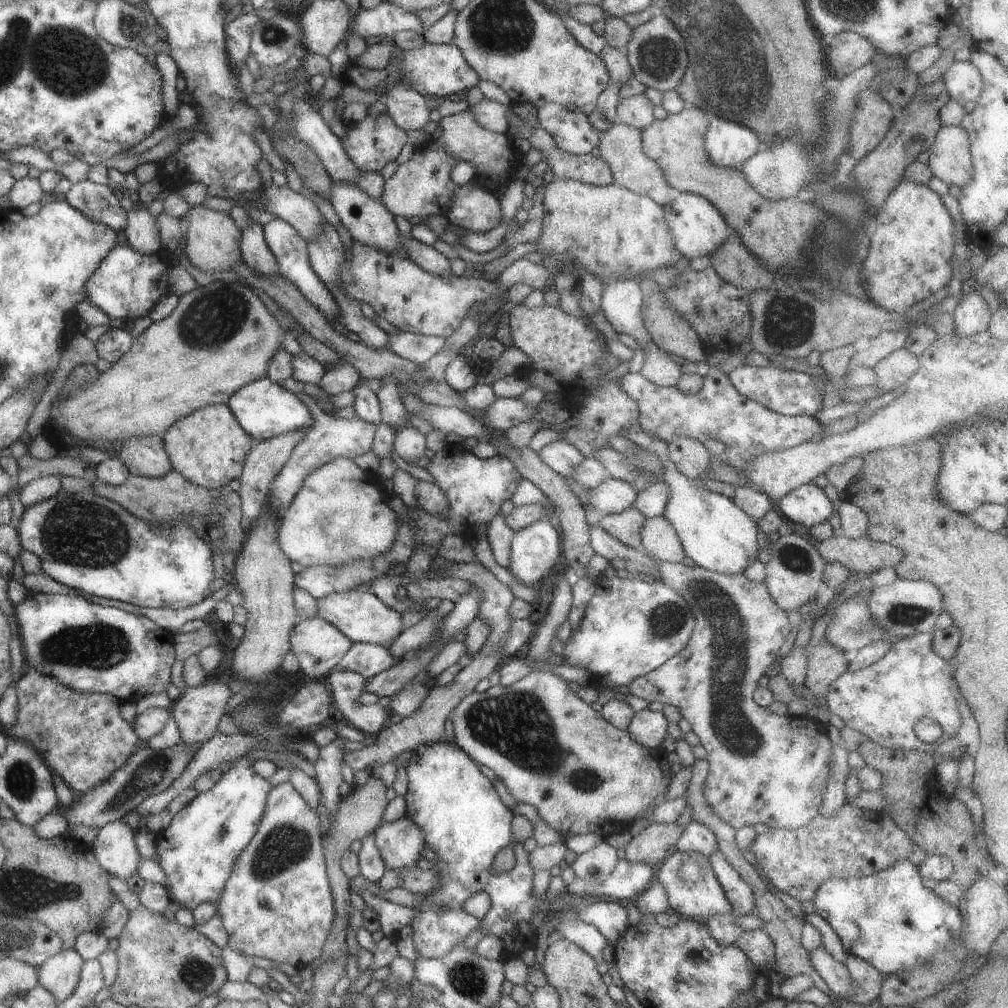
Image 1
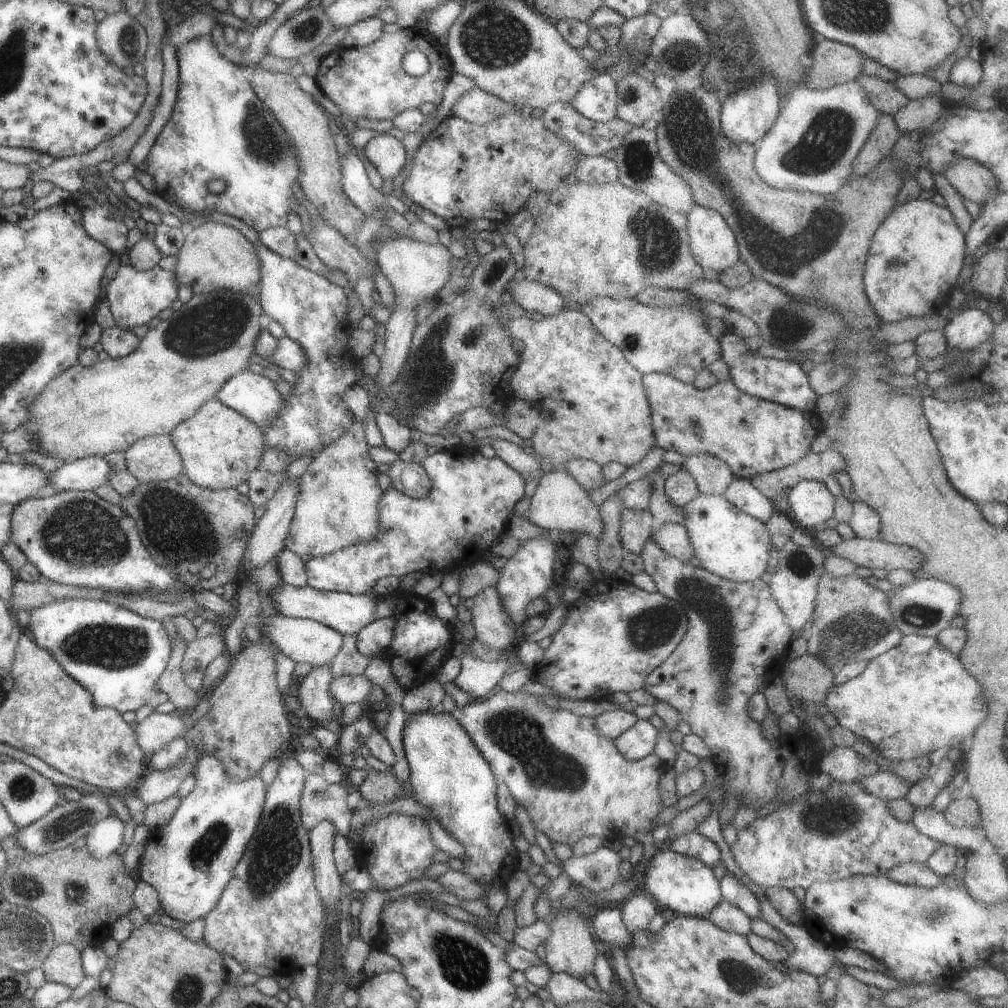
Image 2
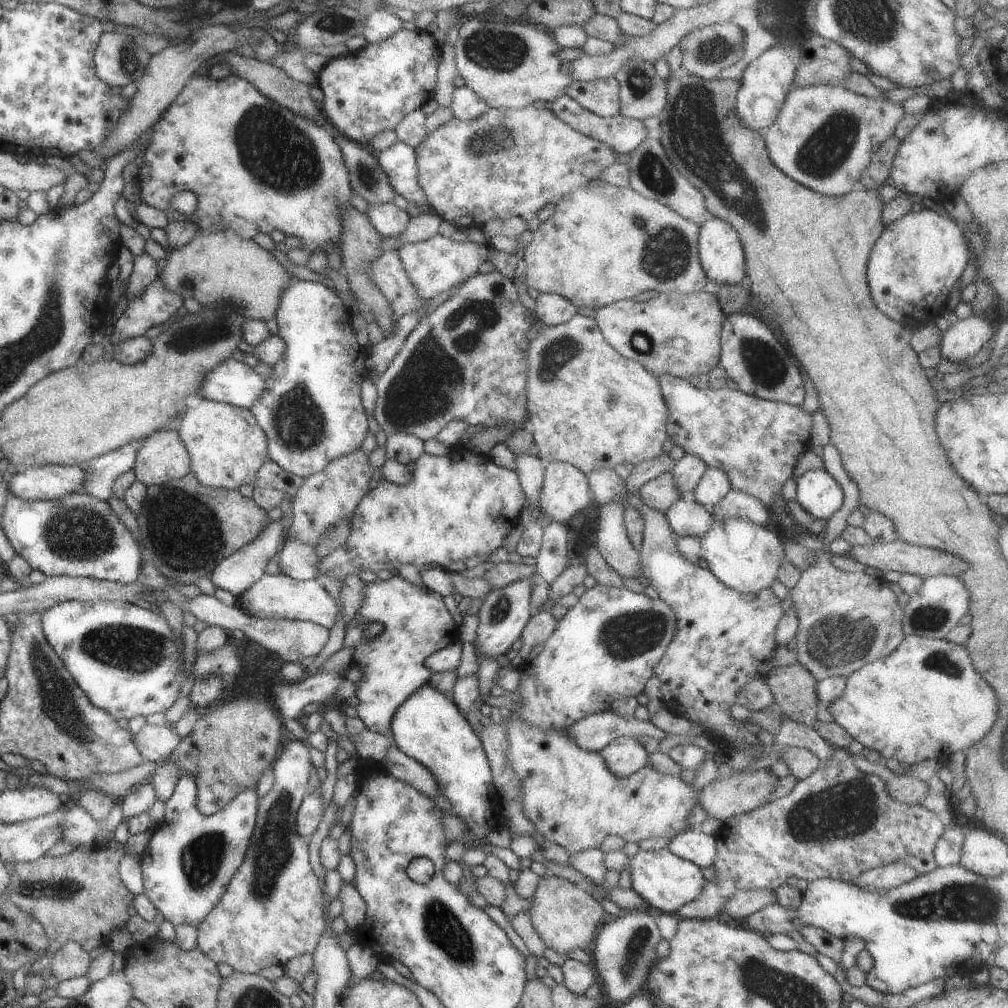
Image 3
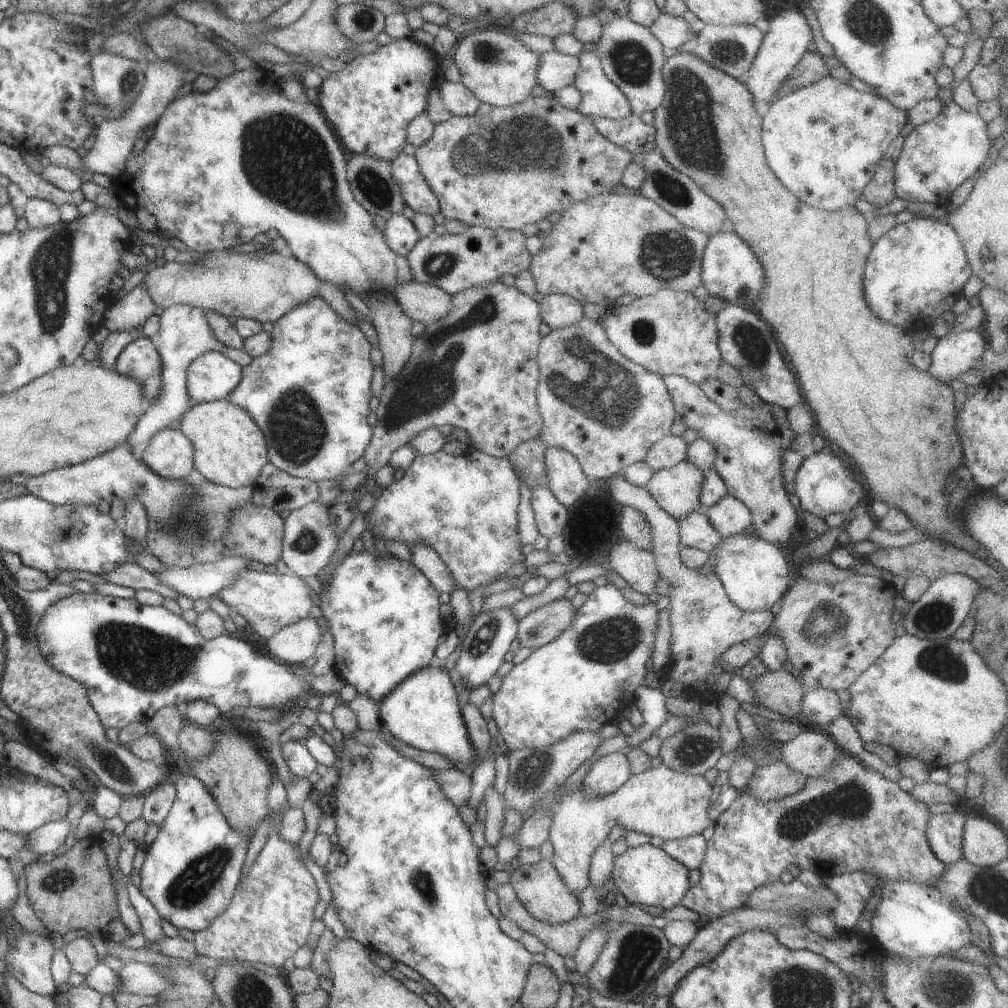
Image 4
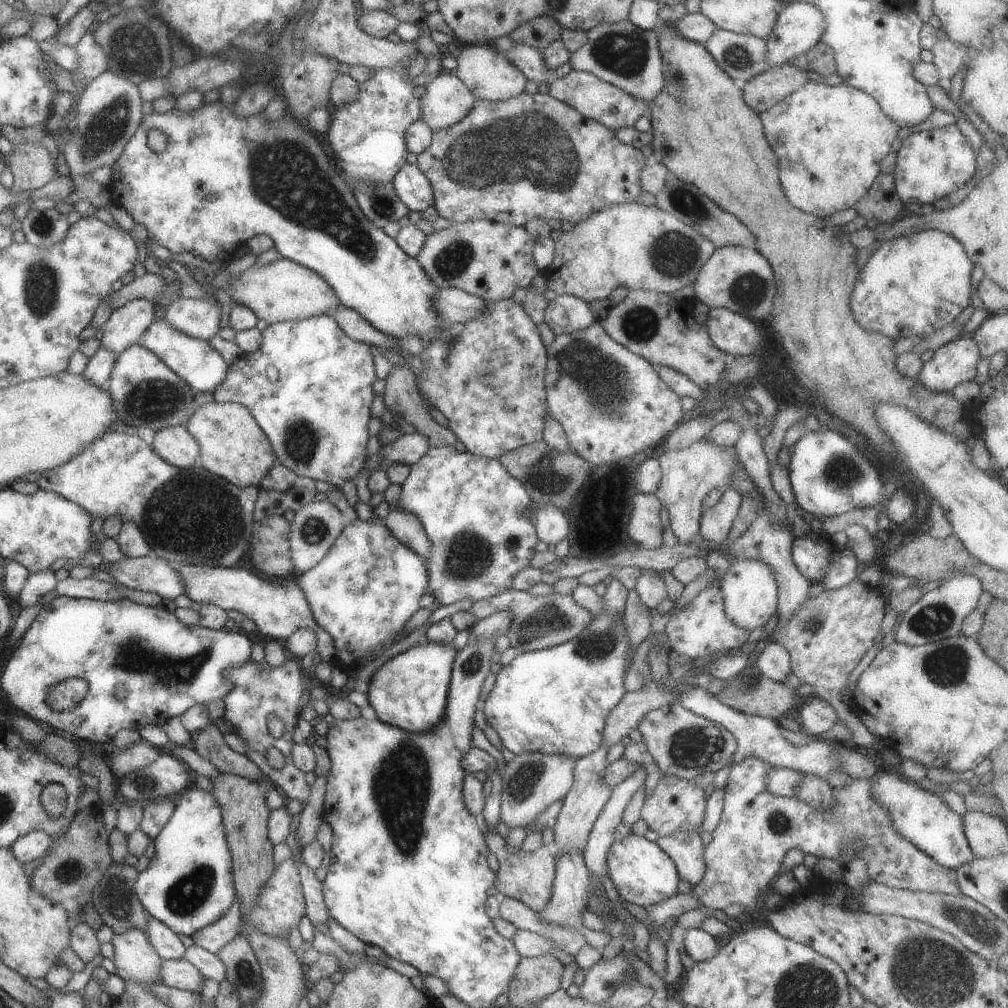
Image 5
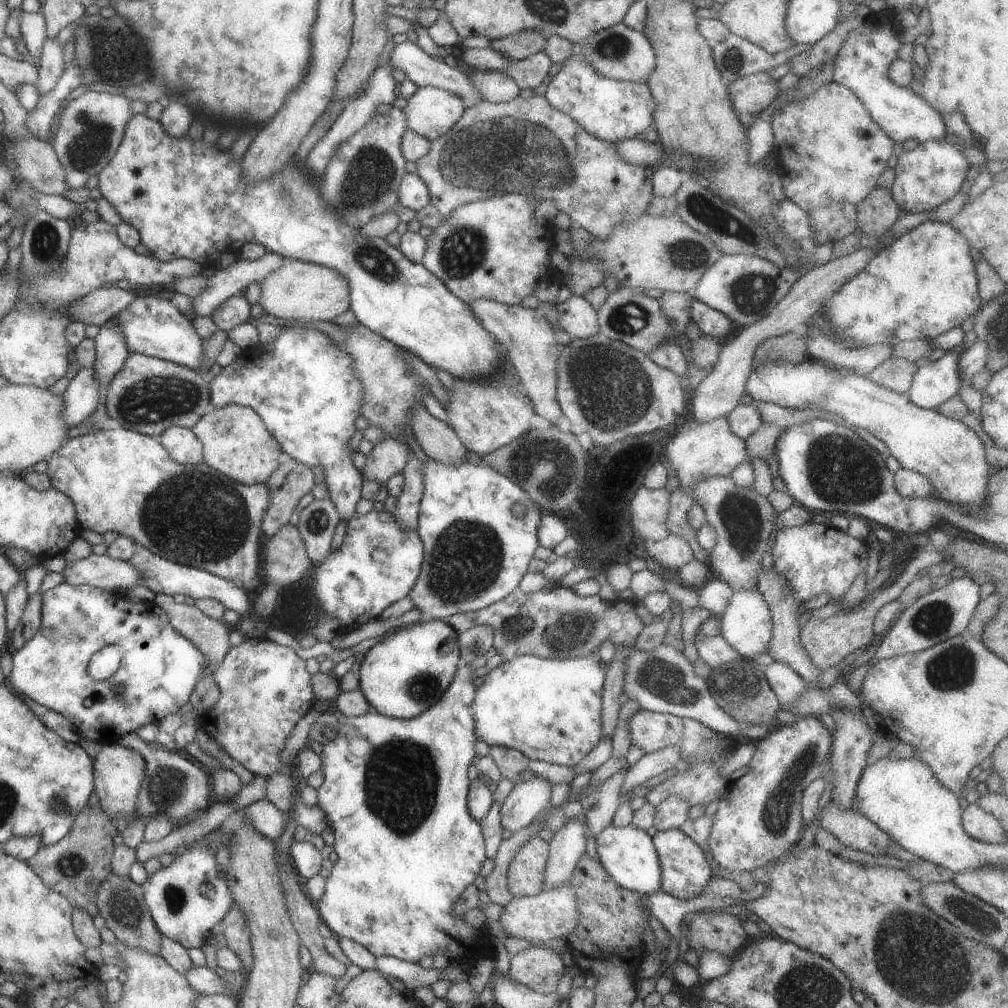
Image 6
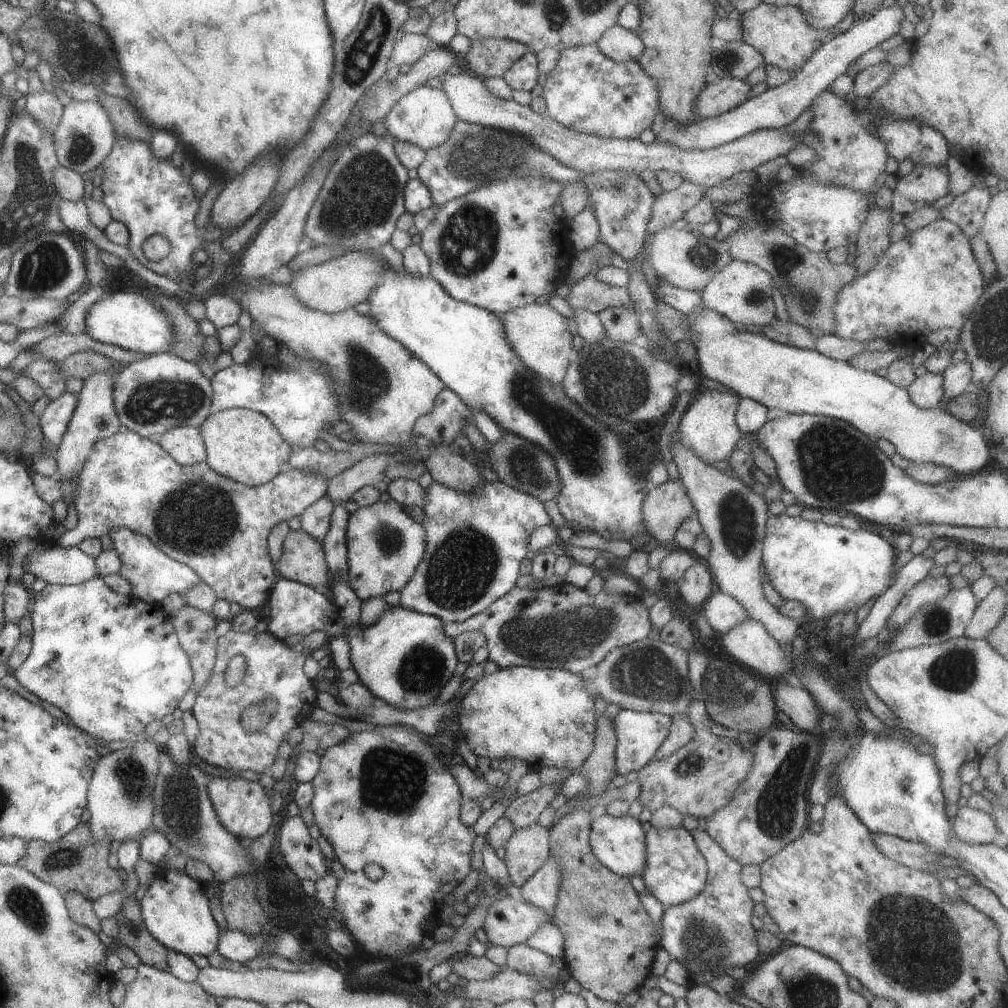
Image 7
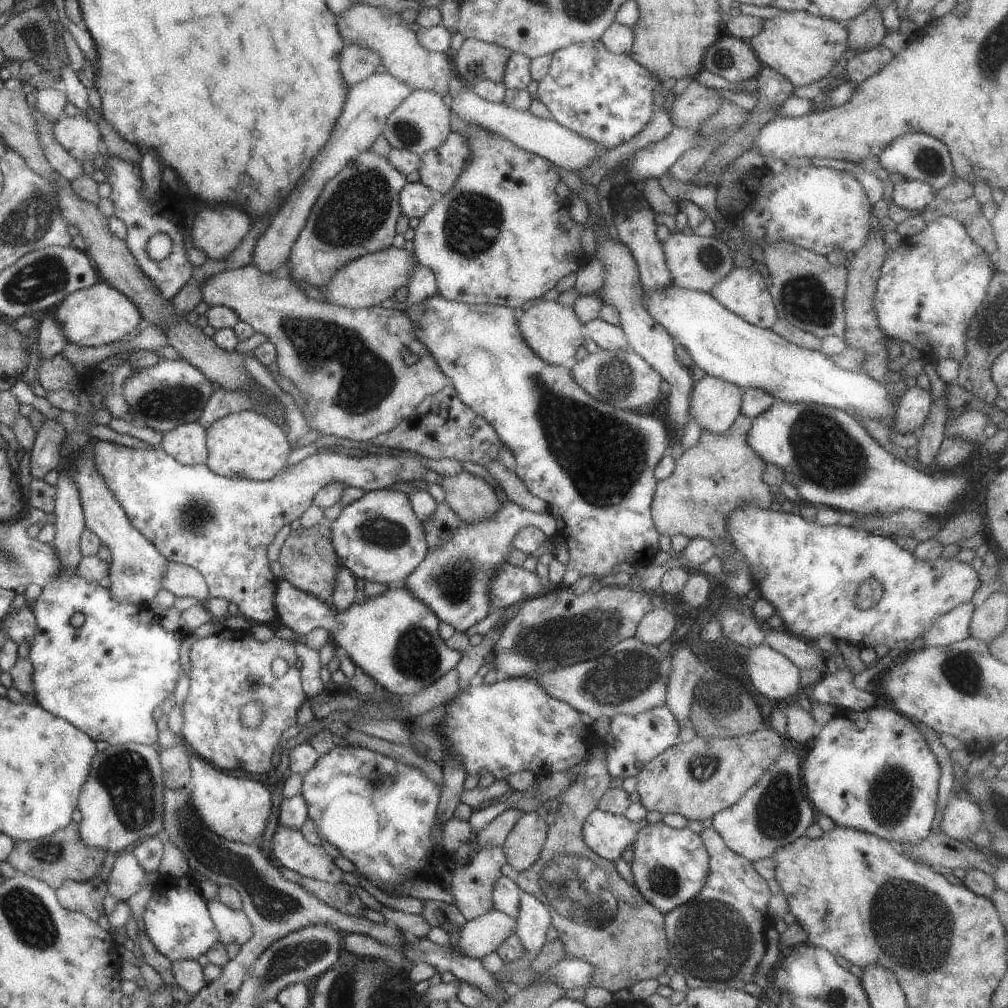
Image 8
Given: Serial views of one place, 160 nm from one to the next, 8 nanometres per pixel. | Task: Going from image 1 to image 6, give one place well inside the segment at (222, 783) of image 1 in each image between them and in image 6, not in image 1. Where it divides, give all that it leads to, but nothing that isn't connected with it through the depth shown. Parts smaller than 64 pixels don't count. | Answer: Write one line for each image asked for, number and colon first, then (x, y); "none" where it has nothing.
2: (190, 862)
3: (187, 862)
4: (190, 870)
5: (188, 885)
6: (187, 899)

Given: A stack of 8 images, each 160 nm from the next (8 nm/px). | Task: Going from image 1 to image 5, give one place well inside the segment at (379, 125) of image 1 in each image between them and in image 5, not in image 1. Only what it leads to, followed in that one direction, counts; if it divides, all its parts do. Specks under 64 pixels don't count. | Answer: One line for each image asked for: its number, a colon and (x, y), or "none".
2: (384, 151)
3: (398, 162)
4: (413, 189)
5: (413, 189)

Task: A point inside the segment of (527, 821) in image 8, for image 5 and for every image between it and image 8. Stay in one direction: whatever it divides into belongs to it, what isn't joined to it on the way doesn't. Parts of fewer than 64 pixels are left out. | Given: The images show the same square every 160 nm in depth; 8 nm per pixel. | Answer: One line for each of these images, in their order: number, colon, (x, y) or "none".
5: (526, 876)
6: (525, 873)
7: (526, 849)

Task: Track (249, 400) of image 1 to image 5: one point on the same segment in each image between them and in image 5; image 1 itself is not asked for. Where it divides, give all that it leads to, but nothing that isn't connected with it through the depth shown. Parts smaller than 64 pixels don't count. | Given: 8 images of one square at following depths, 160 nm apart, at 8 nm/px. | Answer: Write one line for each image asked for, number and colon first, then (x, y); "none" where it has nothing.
2: (255, 397)
3: (230, 381)
4: (210, 376)
5: (194, 361)

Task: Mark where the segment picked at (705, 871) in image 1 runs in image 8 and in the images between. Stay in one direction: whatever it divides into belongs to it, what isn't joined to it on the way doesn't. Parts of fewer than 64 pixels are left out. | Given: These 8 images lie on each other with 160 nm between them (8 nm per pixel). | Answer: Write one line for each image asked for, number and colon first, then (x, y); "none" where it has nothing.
2: (686, 886)
3: (665, 882)
4: (644, 874)
5: (641, 873)
6: (627, 854)
7: (617, 843)
8: (606, 834)

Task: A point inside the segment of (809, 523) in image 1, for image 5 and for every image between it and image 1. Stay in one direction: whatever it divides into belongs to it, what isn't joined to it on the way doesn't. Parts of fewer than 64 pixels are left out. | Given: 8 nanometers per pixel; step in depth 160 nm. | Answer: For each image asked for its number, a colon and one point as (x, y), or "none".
2: (810, 503)
3: (816, 492)
4: (823, 485)
5: (827, 475)

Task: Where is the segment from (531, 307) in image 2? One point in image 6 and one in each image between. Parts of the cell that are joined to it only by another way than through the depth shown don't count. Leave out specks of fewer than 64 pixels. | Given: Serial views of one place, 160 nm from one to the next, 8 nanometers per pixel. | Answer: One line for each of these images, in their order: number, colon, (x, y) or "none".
3: (550, 309)
4: (556, 310)
5: (565, 313)
6: (575, 316)

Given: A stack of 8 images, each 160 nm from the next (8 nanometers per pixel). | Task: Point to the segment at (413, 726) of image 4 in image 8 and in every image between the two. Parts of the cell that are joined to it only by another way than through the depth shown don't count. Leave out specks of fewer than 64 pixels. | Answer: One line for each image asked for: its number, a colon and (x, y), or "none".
5: (409, 690)
6: (403, 674)
7: (404, 658)
8: (392, 637)

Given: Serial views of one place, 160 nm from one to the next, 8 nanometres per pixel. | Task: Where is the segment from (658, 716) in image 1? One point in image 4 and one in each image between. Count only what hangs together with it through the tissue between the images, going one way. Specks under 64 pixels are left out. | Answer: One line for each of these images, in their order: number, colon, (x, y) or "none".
2: (636, 742)
3: (623, 756)
4: (607, 772)

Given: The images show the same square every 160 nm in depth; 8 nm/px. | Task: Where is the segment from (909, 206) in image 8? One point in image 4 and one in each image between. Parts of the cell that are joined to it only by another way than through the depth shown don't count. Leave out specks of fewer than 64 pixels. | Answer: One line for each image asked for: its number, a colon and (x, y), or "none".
4: (936, 157)
5: (929, 165)
6: (931, 173)
7: (924, 185)

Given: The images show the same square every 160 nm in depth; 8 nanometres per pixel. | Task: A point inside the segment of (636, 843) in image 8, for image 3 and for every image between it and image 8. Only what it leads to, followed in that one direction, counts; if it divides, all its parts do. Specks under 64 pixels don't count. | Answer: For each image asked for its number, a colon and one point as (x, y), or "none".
3: (693, 846)
4: (689, 851)
5: (684, 848)
6: (684, 872)
7: (675, 871)

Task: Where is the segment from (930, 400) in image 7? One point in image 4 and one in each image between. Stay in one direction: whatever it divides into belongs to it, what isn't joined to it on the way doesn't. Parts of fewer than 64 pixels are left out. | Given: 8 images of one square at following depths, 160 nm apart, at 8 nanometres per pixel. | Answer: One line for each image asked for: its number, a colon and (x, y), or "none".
4: (954, 353)
5: (954, 362)
6: (938, 380)

